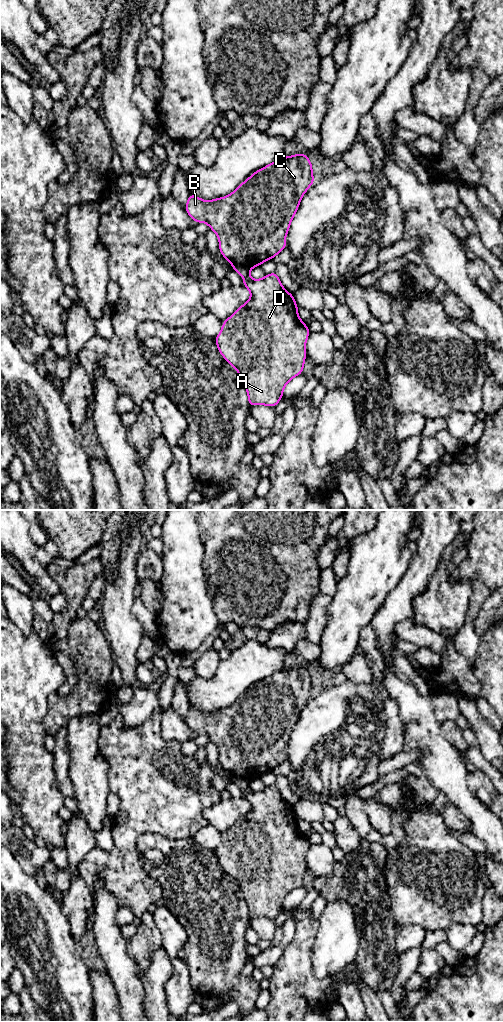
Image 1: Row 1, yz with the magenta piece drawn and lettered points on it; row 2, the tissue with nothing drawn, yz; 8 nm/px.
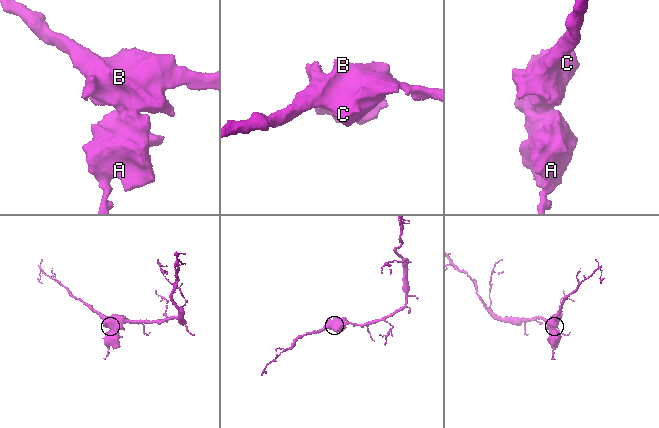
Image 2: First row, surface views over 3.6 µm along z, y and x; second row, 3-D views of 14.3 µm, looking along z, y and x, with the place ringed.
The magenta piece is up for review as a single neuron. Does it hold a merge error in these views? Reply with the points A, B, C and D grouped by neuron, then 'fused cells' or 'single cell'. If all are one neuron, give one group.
groups A D / B C; fused cells

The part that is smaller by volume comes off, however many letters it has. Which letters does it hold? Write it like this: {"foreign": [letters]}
{"foreign": ["A", "D"]}

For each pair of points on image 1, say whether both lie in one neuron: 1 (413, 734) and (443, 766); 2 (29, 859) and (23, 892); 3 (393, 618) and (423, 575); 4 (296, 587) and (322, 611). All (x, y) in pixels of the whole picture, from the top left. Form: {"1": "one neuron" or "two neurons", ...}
{"1": "one neuron", "2": "two neurons", "3": "one neuron", "4": "two neurons"}

